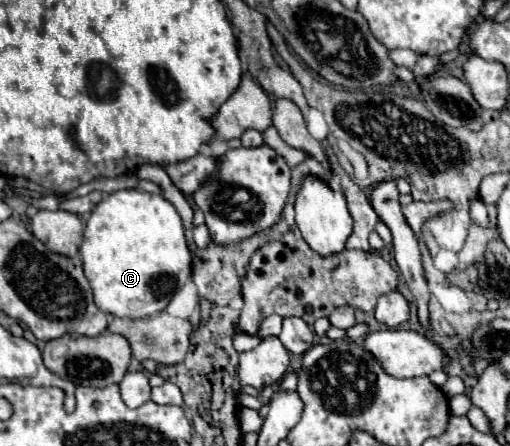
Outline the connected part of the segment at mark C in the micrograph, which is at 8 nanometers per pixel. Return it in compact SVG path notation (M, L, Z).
M124 189L106 195L92 211L84 241L80 245L80 259L84 263L84 275L94 291L94 303L100 311L128 317L128 319L144 319L156 315L166 309L172 295L186 283L190 277L192 253L186 245L184 225L174 209L174 205L162 195L152 195L138 189Z

